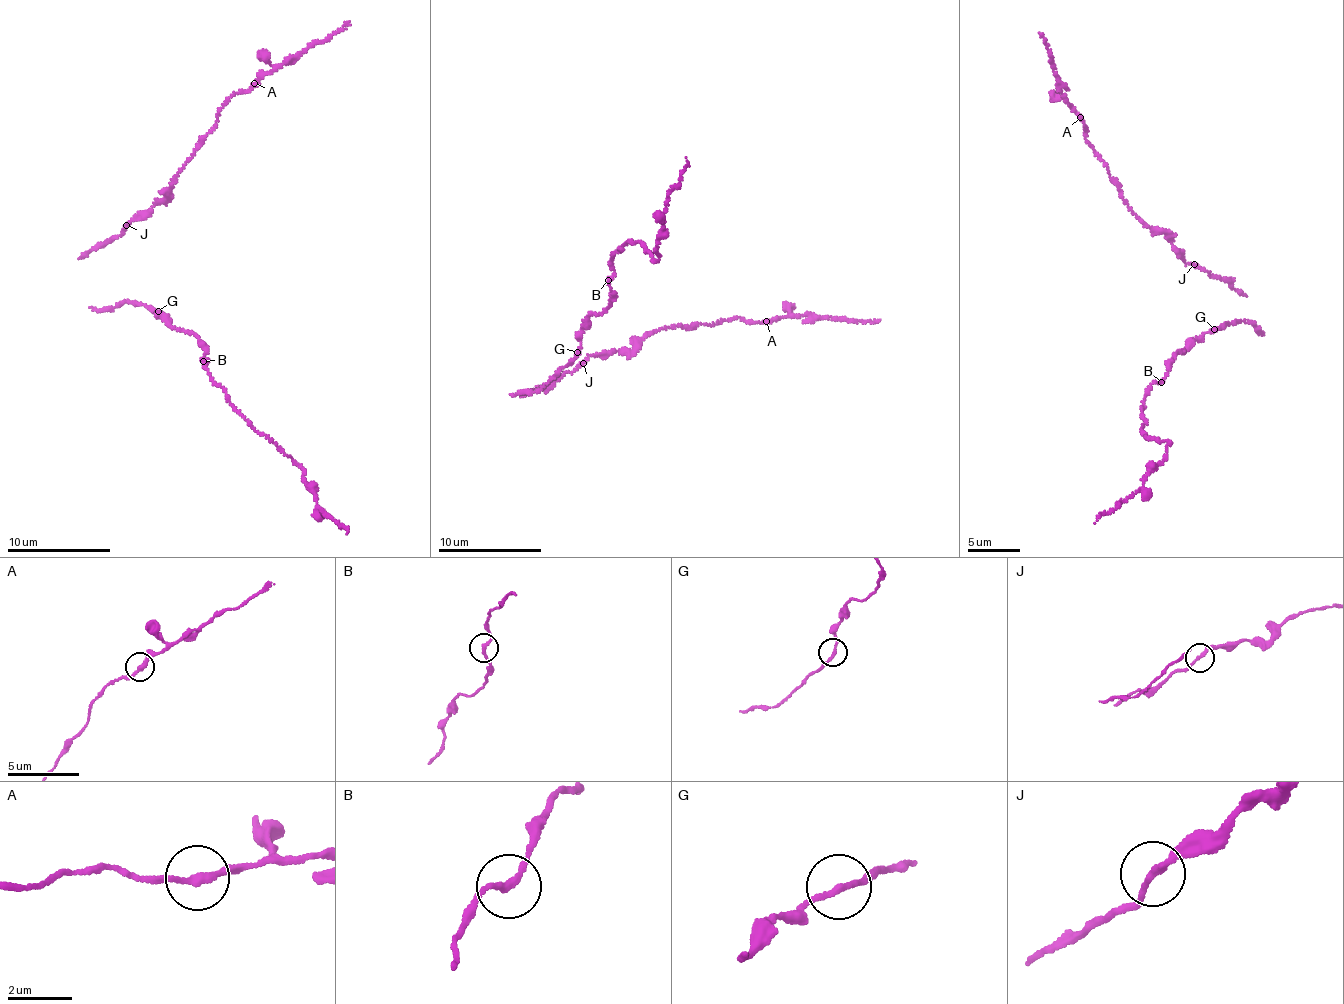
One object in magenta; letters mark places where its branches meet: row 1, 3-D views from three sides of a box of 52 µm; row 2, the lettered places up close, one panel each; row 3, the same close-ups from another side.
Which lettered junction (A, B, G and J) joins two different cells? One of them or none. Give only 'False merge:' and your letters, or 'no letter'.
False merge: no letter

